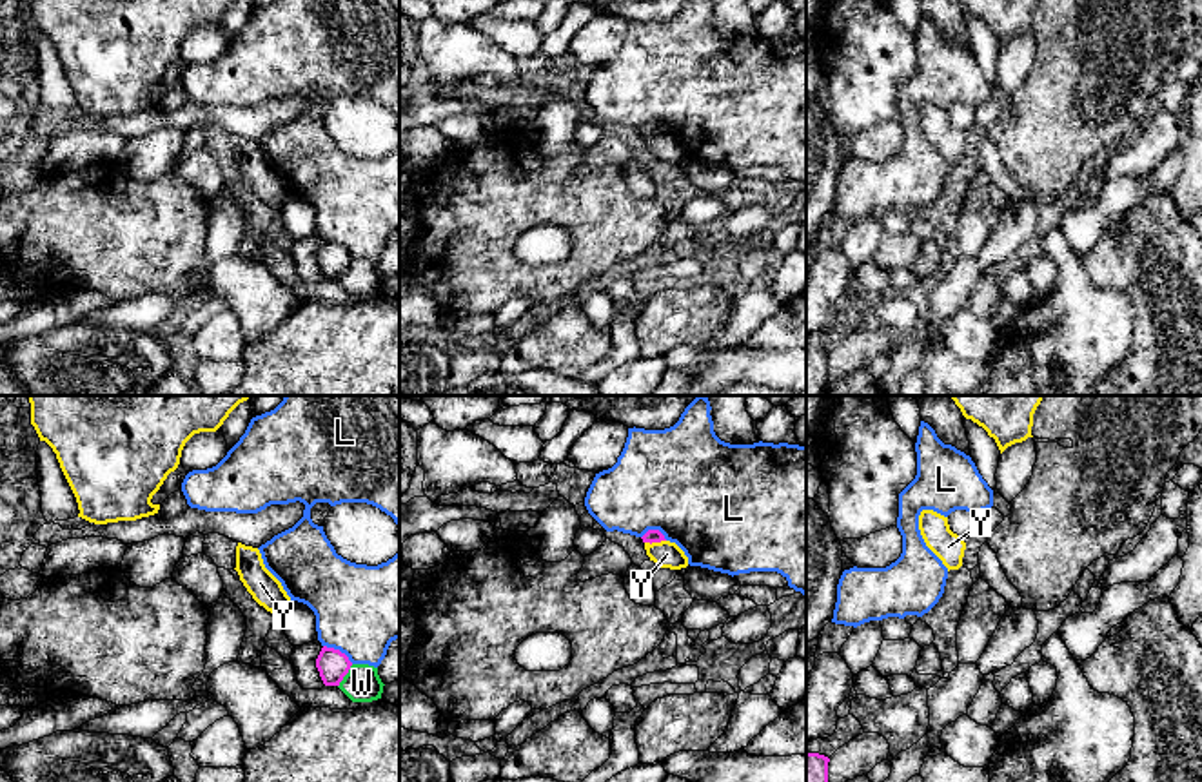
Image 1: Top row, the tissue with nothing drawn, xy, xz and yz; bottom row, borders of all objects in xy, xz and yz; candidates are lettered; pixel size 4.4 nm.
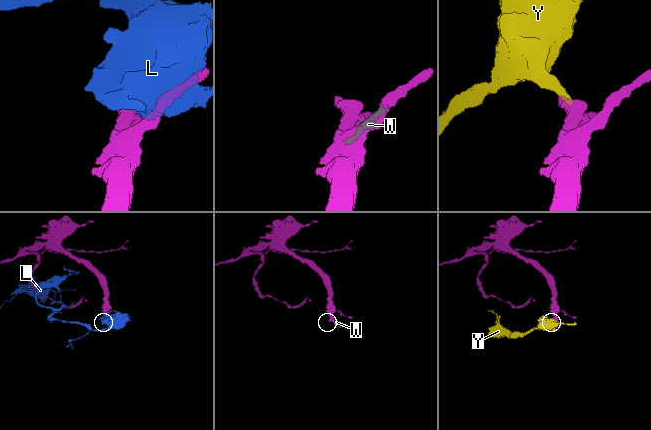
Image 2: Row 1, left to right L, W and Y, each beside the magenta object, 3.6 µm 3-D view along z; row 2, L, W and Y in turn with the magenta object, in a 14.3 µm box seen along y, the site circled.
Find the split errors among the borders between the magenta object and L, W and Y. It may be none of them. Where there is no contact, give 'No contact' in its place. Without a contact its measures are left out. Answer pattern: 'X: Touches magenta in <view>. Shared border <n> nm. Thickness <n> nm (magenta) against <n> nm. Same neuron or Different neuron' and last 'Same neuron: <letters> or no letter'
L: Touches magenta in xy. Shared border 160 nm. Thickness 140 nm (magenta) against 400 nm. Different neuron
W: Touches magenta in xy. Shared border 120 nm. Thickness 140 nm (magenta) against 160 nm. Different neuron
Y: Touches magenta in xz. Shared border 100 nm. Thickness 60 nm (magenta) against 120 nm. Different neuron
Same neuron: no letter

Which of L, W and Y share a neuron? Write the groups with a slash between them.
L / W / Y

